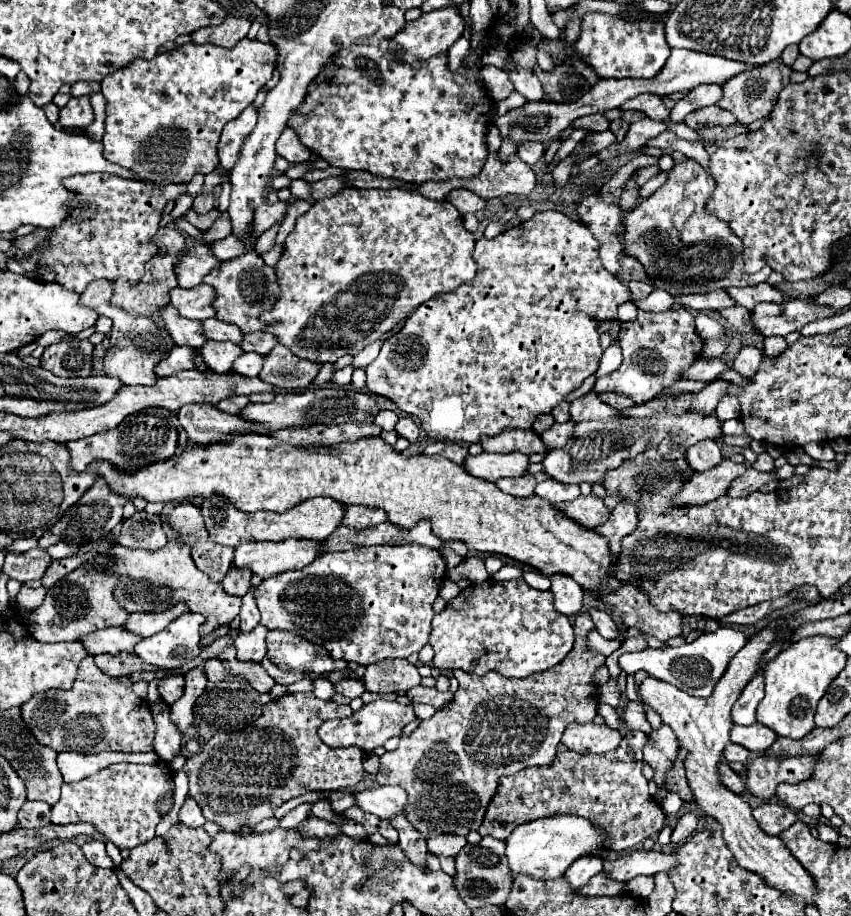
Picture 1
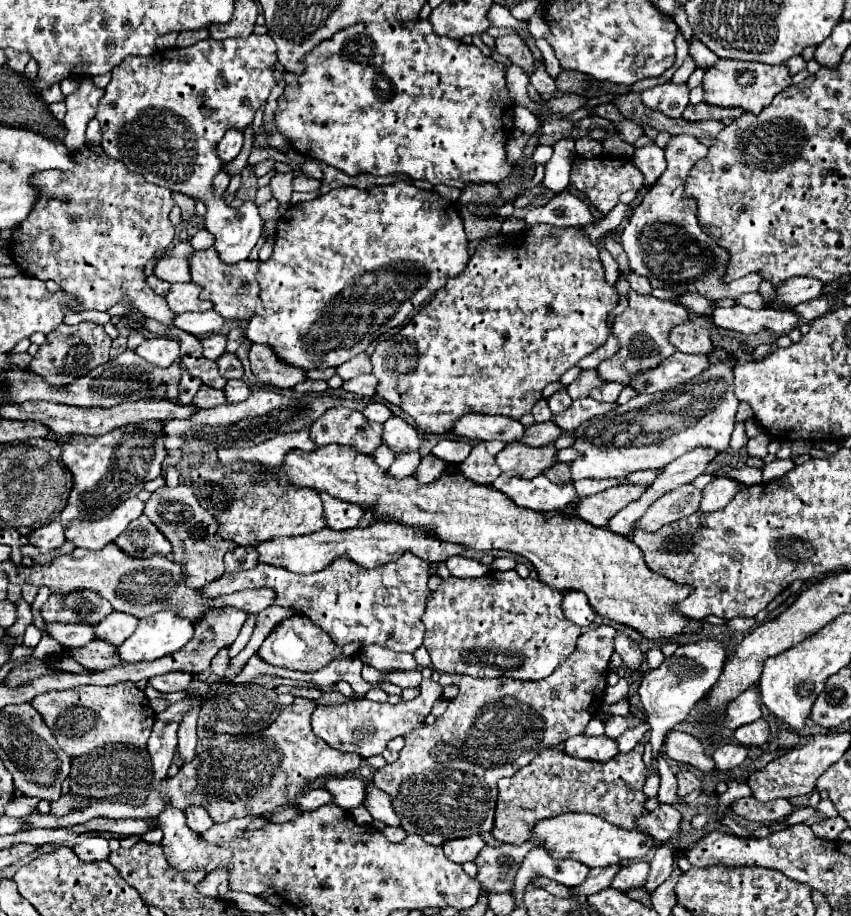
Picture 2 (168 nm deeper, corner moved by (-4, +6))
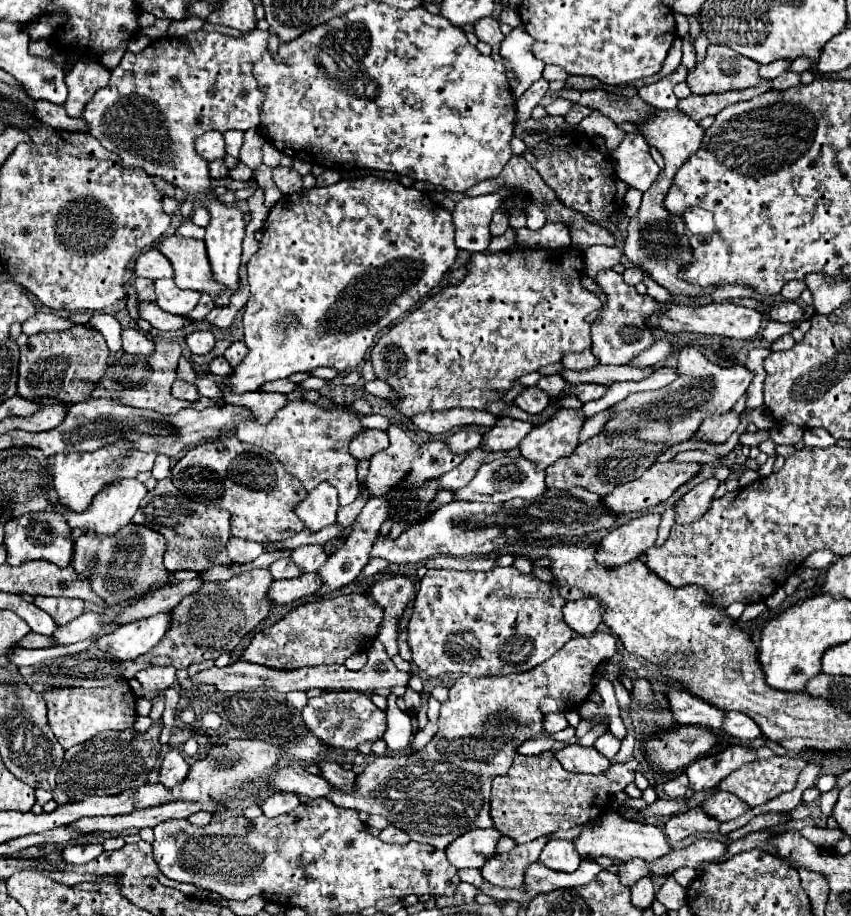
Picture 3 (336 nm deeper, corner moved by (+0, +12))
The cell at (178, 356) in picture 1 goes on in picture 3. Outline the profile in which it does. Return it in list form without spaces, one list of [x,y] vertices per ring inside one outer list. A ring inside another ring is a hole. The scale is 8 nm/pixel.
[[[130,328],[122,332],[122,348],[126,350],[126,354],[134,354],[134,356],[148,356],[154,350],[154,342],[138,328]]]

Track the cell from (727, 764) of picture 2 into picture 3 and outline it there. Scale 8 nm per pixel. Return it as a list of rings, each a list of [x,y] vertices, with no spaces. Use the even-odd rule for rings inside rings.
[[[728,746],[722,752],[714,752],[698,758],[686,768],[686,776],[690,780],[690,790],[702,792],[716,788],[720,780],[724,780],[732,770],[754,762],[756,758],[770,758],[774,752],[764,746],[758,750],[746,750],[742,746]]]

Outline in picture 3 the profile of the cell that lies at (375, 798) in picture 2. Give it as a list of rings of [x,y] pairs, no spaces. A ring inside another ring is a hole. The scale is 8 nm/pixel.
[[[322,760],[322,762],[318,762],[318,768],[320,768],[320,776],[324,780],[328,780],[332,786],[336,786],[340,790],[346,790],[346,792],[352,792],[354,778],[356,778],[352,770],[342,768],[334,760]]]

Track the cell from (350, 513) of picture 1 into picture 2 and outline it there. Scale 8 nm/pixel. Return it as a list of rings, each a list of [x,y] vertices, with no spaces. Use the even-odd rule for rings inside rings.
[[[320,492],[322,500],[324,500],[324,516],[328,520],[330,528],[336,530],[348,530],[348,528],[356,528],[360,524],[360,518],[364,516],[364,512],[360,512],[360,508],[356,508],[354,504],[344,504],[342,500],[336,500],[330,494]]]

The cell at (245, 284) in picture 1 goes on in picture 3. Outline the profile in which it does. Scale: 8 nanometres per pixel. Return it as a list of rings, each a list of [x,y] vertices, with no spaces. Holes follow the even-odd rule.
[[[172,234],[166,236],[156,248],[170,260],[174,268],[174,282],[178,288],[206,292],[212,298],[214,294],[220,294],[220,286],[212,282],[204,240]]]

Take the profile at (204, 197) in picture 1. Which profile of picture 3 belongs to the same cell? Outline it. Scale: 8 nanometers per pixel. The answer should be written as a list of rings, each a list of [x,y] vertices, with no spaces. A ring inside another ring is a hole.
[[[212,160],[212,162],[208,164],[208,168],[210,168],[210,176],[216,178],[216,180],[228,176],[228,168],[226,168],[224,160]]]

